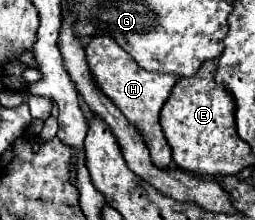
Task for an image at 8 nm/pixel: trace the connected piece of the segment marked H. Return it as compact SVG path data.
M98 35L88 43L86 59L88 59L88 65L94 73L98 87L102 89L102 93L106 93L114 101L114 105L124 113L124 117L142 133L142 137L150 149L152 163L158 169L168 167L172 163L172 155L170 155L172 151L160 129L158 115L160 115L160 109L166 103L174 83L178 81L178 77L172 73L148 73L108 35Z

